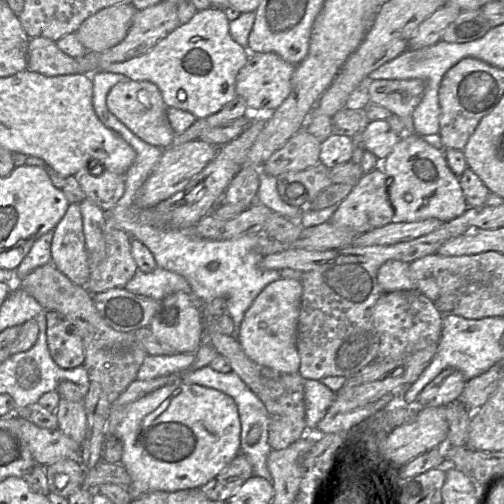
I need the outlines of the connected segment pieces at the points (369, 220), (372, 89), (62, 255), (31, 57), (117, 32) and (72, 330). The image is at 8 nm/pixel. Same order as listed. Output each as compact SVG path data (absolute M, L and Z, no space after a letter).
M382 165L363 174L349 195L338 204L330 222L363 234L393 222L386 175Z
M369 79L368 90L371 103L388 109L400 117L408 129L413 129L412 114L425 90L425 83L421 79Z
M70 203L53 230L51 262L73 283L85 286L90 277L79 203Z
M43 37L29 41L28 69L49 77L81 73L74 58L63 53L54 41Z
M129 2L104 8L87 18L74 33L86 51L105 51L126 37L137 11Z
M46 311L47 345L54 362L63 369L84 364L84 346L76 326L62 313Z

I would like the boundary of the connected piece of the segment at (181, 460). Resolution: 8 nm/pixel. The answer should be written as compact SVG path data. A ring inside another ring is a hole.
M175 381L171 384L165 385L165 386L153 391L152 393L138 399L137 401L134 401L134 402L128 404L126 406L126 416L121 420L121 422L115 427L115 429L113 431L111 431L109 429L109 420L108 420L107 427L106 427L106 439L107 439L107 437L115 437L116 439L119 439L123 444L123 453L122 453L122 457L120 460L120 464L126 468L126 470L128 471L128 473L131 477L131 484L128 486L127 490L128 490L132 500L137 499L144 494L154 492L154 491L175 492L175 491L185 490L185 489L200 489L202 486L204 486L210 480L215 478L241 452L241 422L240 422L240 418L239 418L238 407L237 407L237 404L235 403L235 401L233 400L233 398L221 391L218 391L218 390L215 390L212 388L207 388L207 387L200 386L197 384L186 384L186 383L183 383L180 381Z

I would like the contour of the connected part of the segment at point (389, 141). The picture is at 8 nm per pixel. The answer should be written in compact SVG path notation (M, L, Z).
M387 120L370 121L363 131L366 150L373 153L379 160L387 158L400 137L392 130Z

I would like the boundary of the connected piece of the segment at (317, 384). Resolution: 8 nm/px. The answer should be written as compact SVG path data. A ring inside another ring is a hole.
M305 379L304 389L307 431L308 433L314 433L317 430L318 423L334 403L335 392L320 380Z

